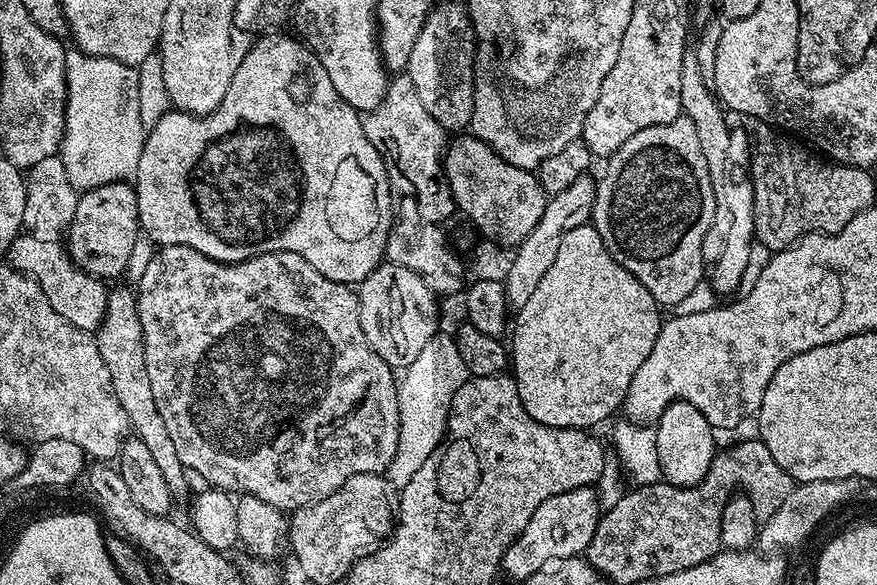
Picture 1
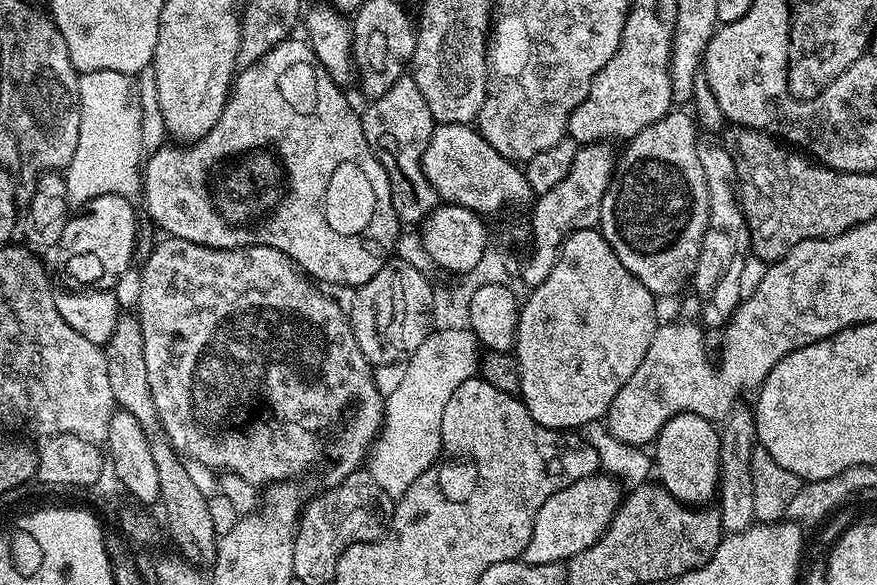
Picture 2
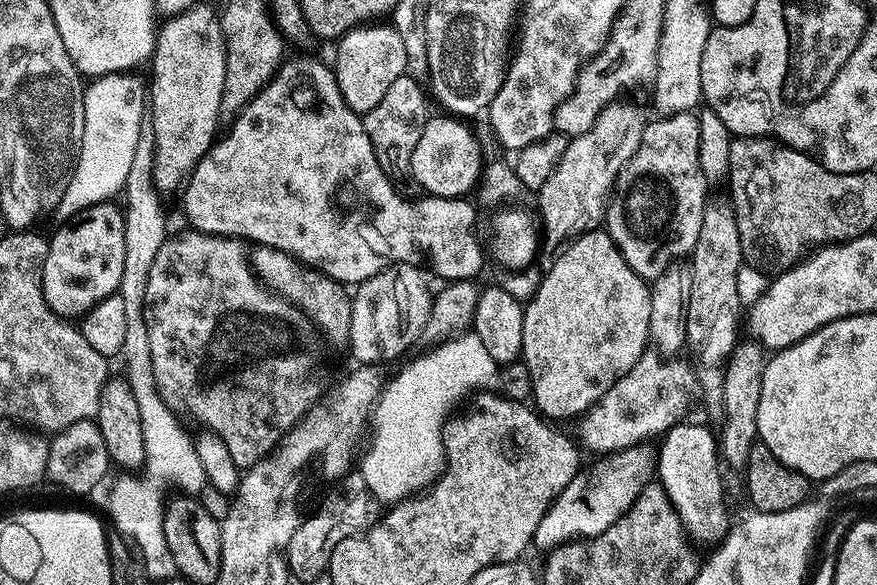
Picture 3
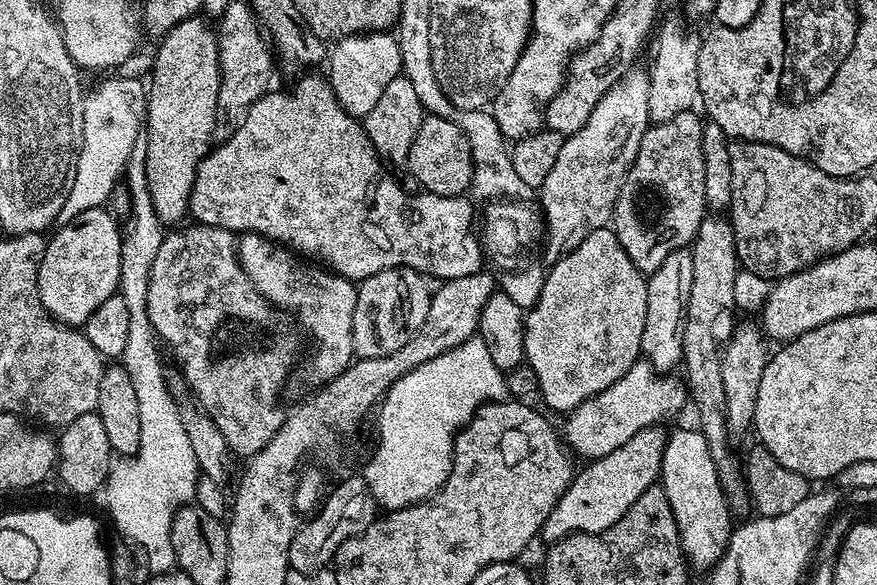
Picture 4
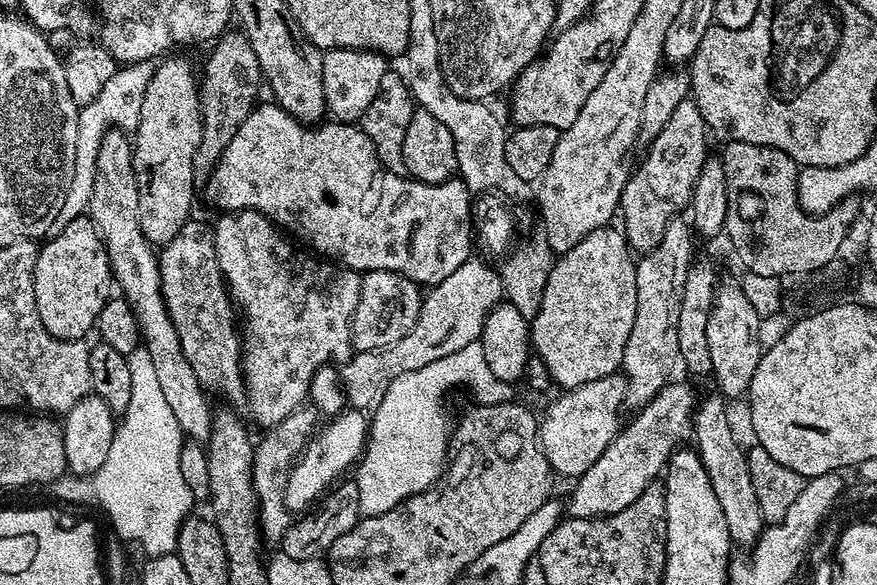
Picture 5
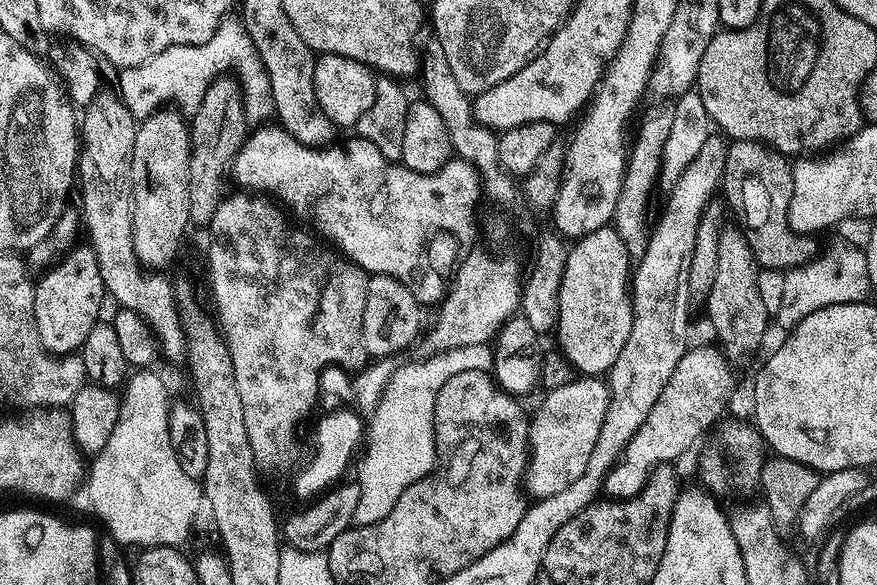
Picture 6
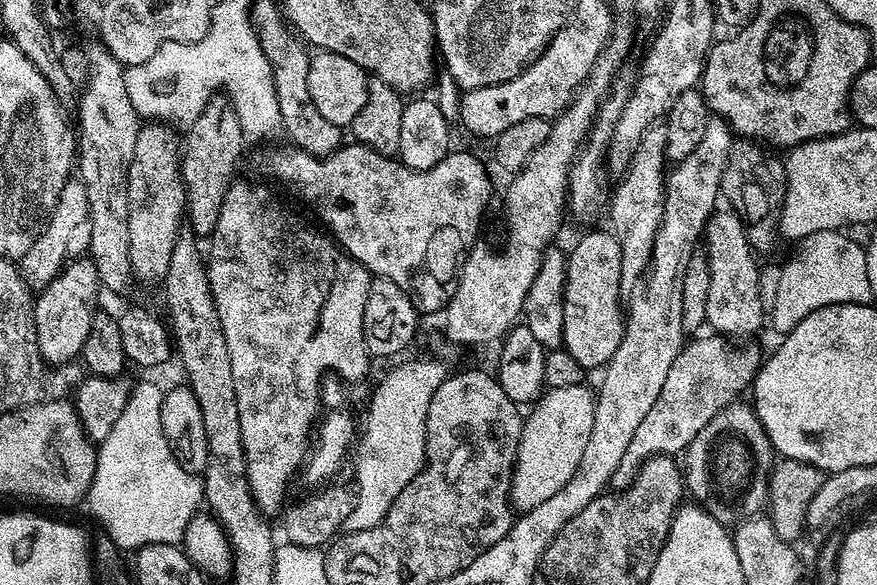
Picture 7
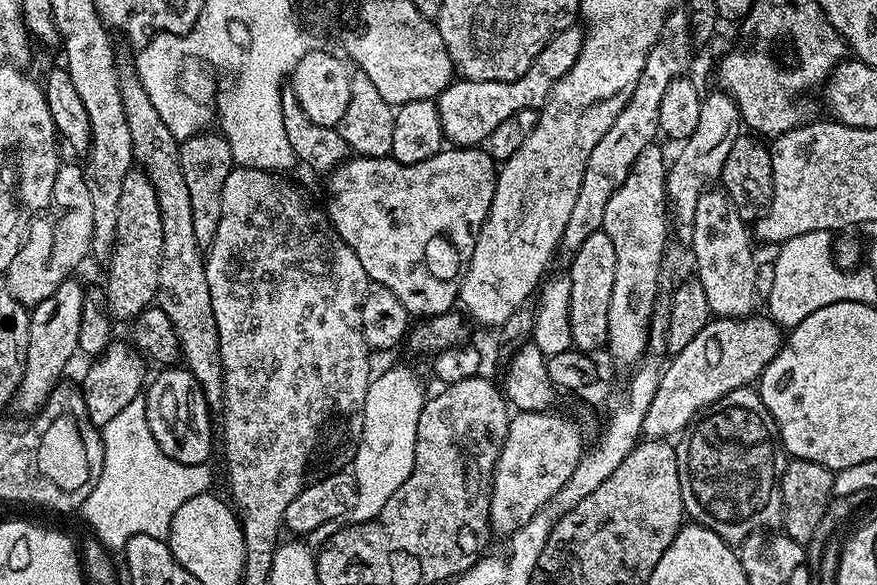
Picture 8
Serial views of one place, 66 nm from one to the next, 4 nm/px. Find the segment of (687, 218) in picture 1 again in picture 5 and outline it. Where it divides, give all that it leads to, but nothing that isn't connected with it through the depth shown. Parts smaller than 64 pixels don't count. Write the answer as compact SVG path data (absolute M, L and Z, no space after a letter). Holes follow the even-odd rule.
M695 100L678 102L678 110L670 114L670 122L662 126L662 134L647 145L644 161L635 165L622 190L618 209L619 219L624 219L622 231L628 239L628 247L636 254L647 254L656 249L666 234L666 226L689 207L695 182L703 164L710 156L710 133Z

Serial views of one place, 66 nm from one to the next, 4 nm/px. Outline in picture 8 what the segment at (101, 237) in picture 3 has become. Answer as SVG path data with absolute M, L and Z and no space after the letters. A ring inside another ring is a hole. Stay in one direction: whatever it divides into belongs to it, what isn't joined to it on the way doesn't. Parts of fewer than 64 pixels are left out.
M69 278L42 302L38 302L28 318L28 349L22 382L16 391L14 408L22 415L32 418L44 407L56 385L61 383L64 371L72 360L72 355L80 352L78 332L82 326L83 300L86 288L76 278Z

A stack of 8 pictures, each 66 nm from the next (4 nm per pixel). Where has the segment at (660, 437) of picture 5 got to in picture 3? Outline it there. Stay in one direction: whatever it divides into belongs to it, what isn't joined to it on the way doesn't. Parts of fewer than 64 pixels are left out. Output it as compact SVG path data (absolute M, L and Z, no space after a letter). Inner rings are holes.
M647 443L635 444L623 448L621 452L601 455L592 465L585 467L558 494L558 498L546 510L544 517L538 522L538 530L532 535L532 544L543 550L553 550L569 542L581 538L591 538L602 534L642 494L642 490L653 479L658 468L658 456L655 451L648 449Z

